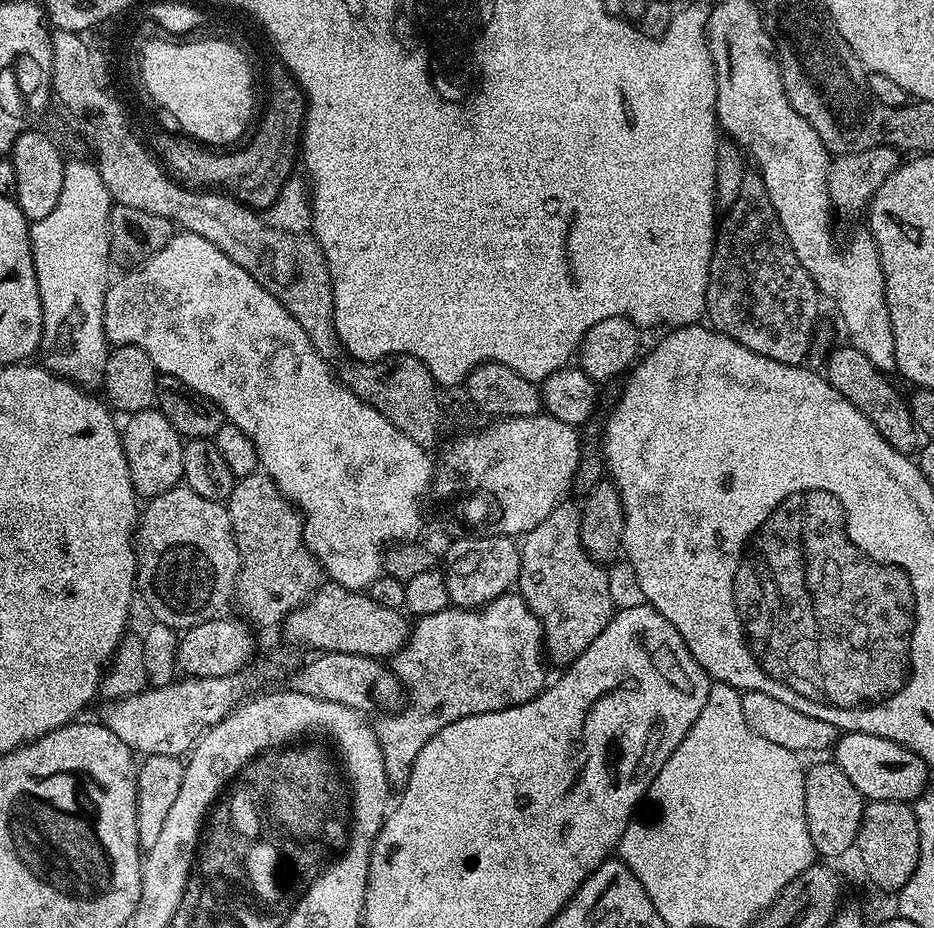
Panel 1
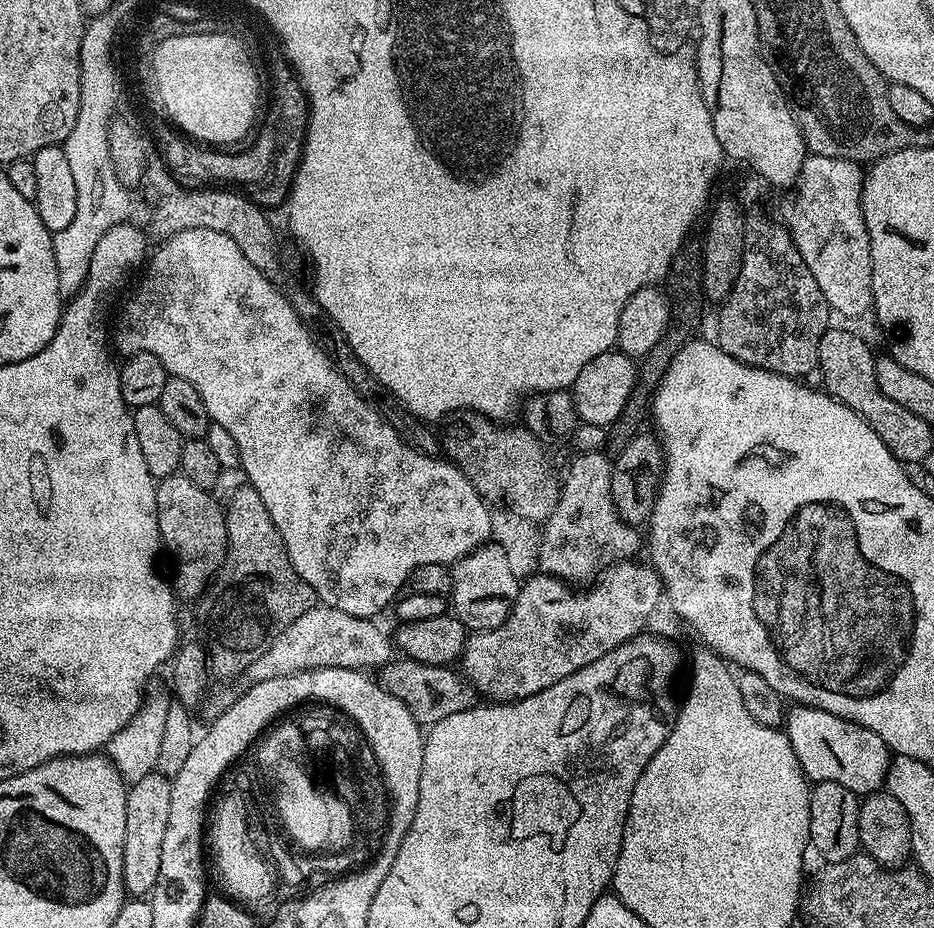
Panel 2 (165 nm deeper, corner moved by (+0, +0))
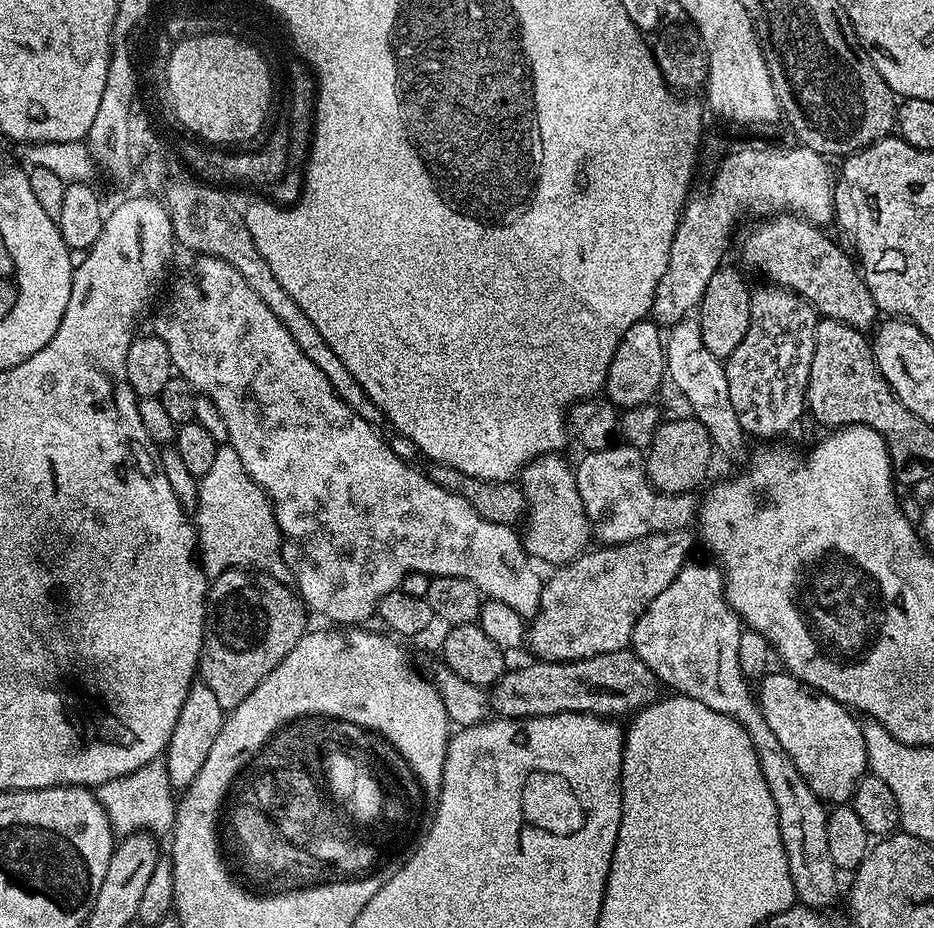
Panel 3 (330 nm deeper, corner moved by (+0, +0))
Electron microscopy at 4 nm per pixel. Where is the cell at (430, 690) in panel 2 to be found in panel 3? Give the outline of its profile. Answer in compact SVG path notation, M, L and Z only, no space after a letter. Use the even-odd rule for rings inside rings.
M631 650L570 662L536 660L531 663L521 668L509 667L500 681L491 685L490 708L497 717L526 720L530 716L588 712L592 716L621 718L656 703L662 692L662 685L650 666Z

